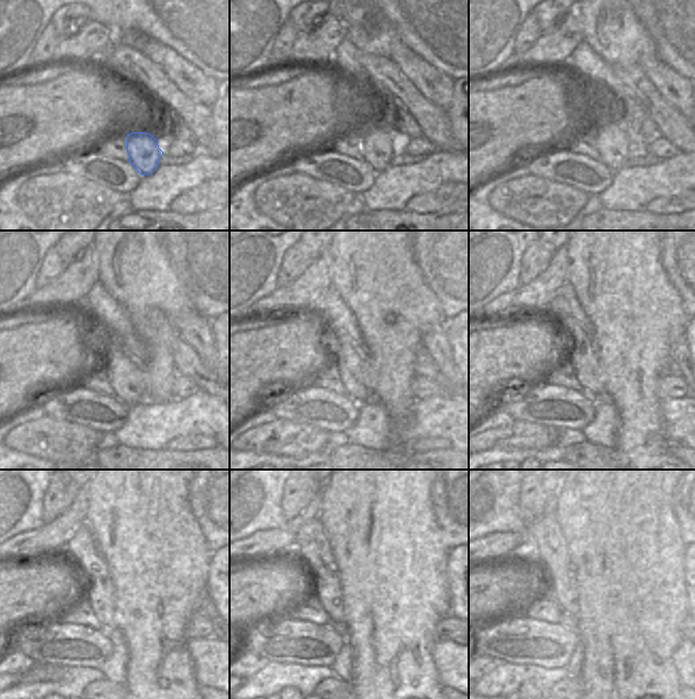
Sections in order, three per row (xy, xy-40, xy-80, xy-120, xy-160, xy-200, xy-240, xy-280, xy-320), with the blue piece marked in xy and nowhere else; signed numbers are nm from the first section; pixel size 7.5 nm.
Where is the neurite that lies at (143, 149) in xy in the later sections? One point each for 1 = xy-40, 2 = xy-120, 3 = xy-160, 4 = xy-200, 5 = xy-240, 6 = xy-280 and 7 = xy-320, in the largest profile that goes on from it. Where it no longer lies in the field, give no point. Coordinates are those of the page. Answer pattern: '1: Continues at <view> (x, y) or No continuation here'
1: Continues at xy-40 (377, 151)
2: Continues at xy-120 (125, 370)
3: Continues at xy-160 (356, 370)
4: Continues at xy-200 (583, 354)
5: Continues at xy-240 (100, 593)
6: Continues at xy-280 (312, 545)
7: Continues at xy-320 (548, 546).

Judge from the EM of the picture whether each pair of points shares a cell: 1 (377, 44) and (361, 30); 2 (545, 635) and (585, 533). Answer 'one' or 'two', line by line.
1: one
2: two

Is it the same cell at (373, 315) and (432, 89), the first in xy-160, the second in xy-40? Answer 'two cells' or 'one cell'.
two cells

